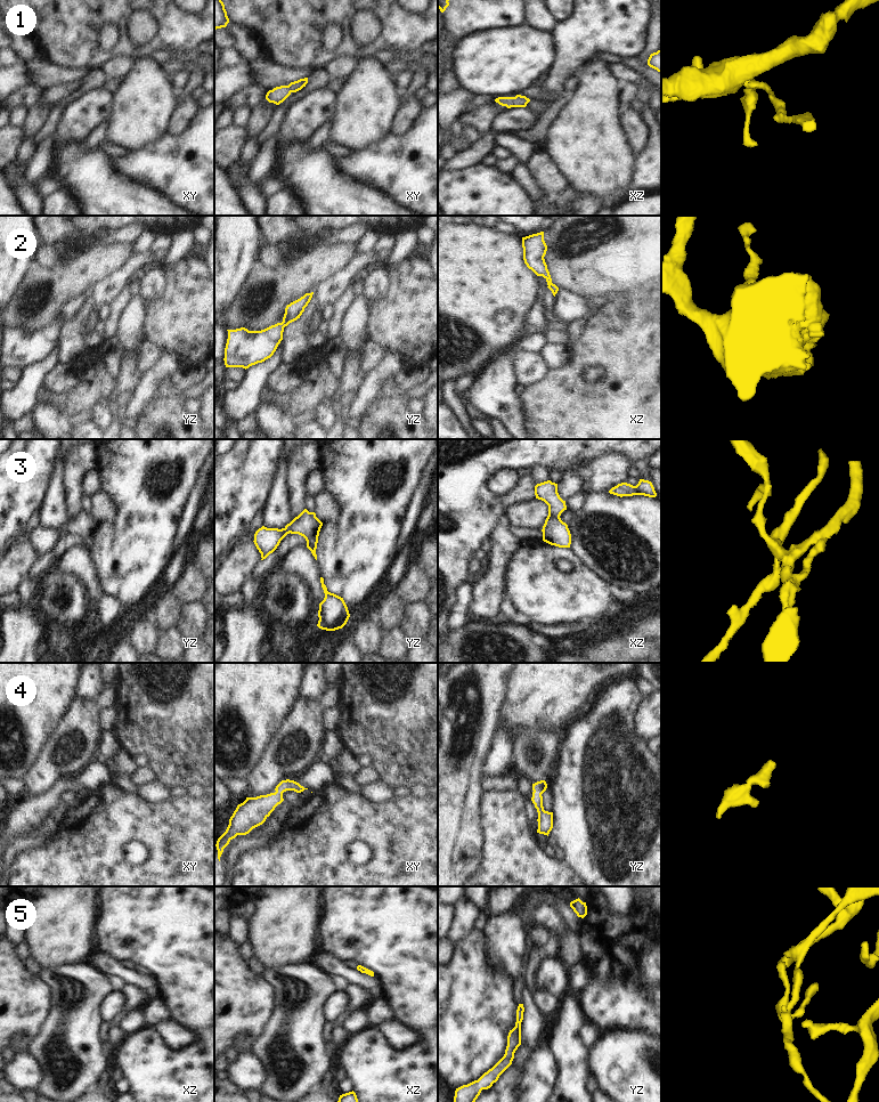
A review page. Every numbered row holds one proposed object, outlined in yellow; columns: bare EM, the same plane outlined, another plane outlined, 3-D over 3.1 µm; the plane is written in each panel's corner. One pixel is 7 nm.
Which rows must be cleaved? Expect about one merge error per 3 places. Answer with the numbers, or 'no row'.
no row

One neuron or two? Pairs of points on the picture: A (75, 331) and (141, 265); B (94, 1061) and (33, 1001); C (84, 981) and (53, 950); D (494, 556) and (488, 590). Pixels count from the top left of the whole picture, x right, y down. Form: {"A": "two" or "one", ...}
{"A": "one", "B": "two", "C": "two", "D": "one"}

